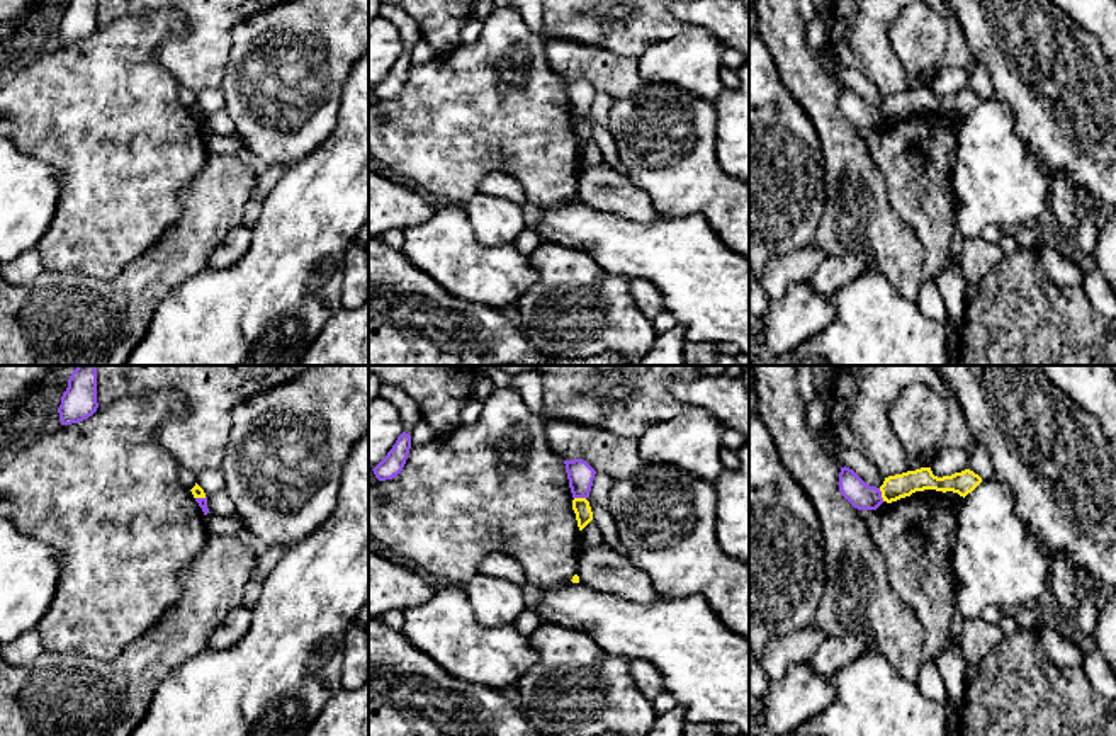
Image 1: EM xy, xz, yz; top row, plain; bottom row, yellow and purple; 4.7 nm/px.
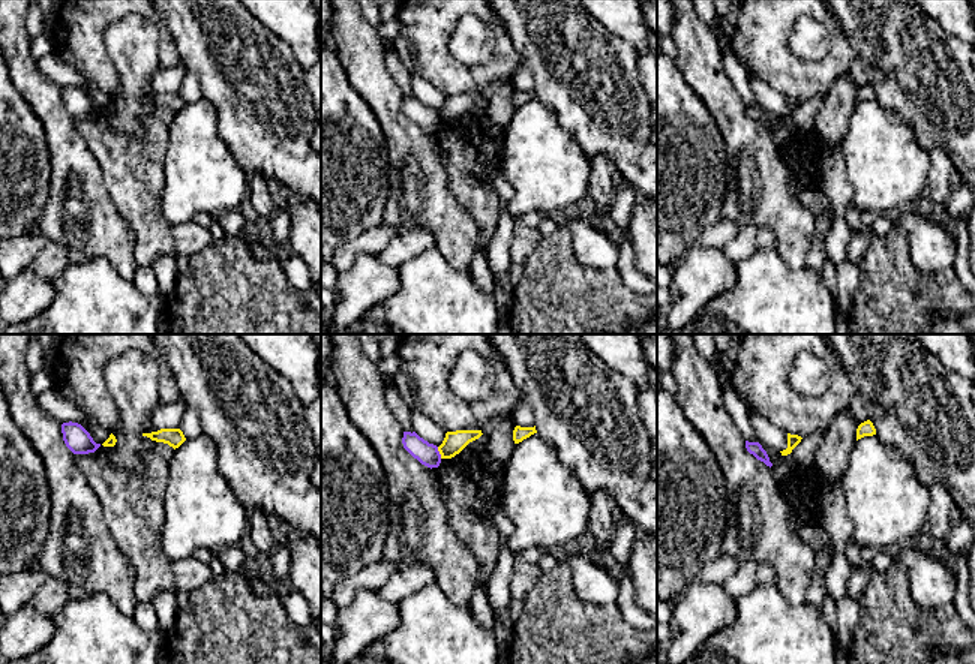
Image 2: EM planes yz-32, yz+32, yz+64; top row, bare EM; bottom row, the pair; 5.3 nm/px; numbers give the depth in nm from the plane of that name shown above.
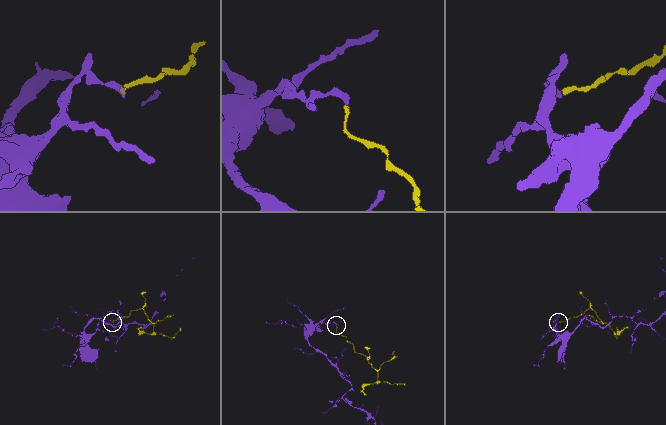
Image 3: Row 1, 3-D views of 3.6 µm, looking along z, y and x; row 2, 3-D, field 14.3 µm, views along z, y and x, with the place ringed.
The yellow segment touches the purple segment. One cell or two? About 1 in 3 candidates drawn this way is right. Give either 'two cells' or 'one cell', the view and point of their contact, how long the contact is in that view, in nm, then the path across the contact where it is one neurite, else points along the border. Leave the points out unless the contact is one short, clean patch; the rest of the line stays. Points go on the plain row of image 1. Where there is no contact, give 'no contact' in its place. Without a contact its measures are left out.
two cells; meets yellow in yz at (882, 114); contact 70 nm long; border along yz (879, 107), (884, 119)

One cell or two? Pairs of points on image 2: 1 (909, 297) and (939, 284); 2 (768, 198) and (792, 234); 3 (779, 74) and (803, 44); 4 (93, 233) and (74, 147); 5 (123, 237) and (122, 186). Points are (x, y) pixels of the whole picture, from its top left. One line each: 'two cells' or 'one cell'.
1: one cell
2: one cell
3: two cells
4: one cell
5: two cells

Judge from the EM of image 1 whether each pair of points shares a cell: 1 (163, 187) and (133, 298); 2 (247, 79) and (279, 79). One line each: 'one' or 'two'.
1: two
2: one

